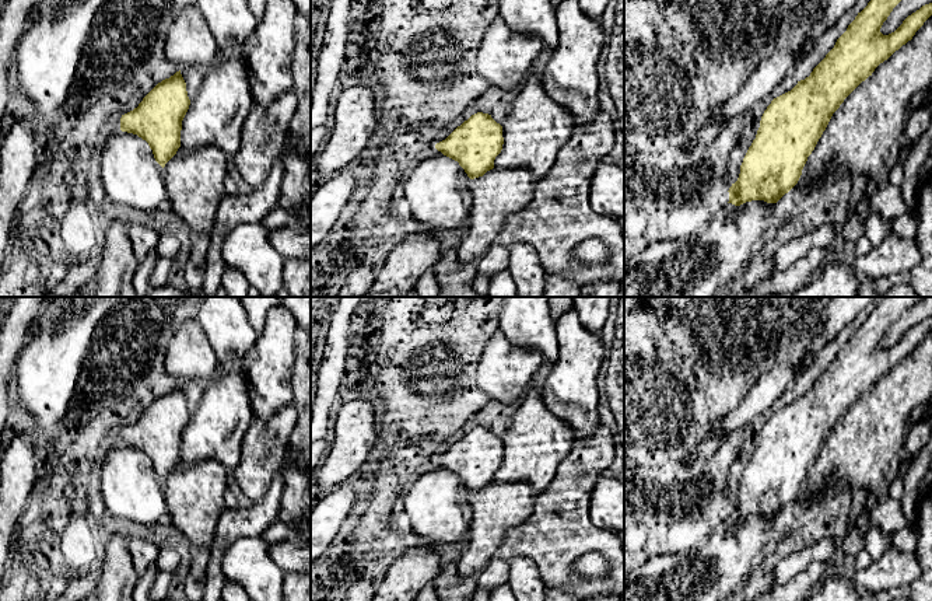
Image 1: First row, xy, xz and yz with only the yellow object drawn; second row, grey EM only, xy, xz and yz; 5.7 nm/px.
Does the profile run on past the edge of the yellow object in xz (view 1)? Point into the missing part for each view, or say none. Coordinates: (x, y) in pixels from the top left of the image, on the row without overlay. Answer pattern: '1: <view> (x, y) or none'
1: xz (500, 506)

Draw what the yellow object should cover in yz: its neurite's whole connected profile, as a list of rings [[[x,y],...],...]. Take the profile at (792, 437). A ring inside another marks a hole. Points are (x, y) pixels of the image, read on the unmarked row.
[[[883,297],[868,319],[858,326],[834,361],[813,382],[809,391],[798,395],[788,406],[774,412],[764,424],[756,453],[740,479],[739,492],[729,502],[729,516],[740,520],[751,514],[777,517],[796,497],[812,497],[816,502],[830,490],[849,486],[855,492],[869,492],[869,506],[856,518],[856,527],[848,527],[842,539],[845,555],[855,556],[863,549],[863,538],[870,527],[877,527],[890,539],[897,531],[910,528],[900,500],[890,493],[893,479],[900,474],[905,440],[914,427],[910,415],[932,396],[932,317],[908,329],[891,347],[883,349],[880,342],[893,322],[924,297]]]

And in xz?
[[[483,426],[472,429],[435,458],[470,492],[472,521],[466,548],[456,562],[460,577],[477,577],[498,553],[507,530],[522,524],[533,510],[537,493],[528,483],[494,481],[502,458],[502,440]]]

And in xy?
[[[176,385],[169,392],[158,396],[133,424],[122,429],[120,444],[137,448],[146,454],[153,464],[155,475],[164,482],[164,497],[168,517],[189,541],[190,569],[183,584],[188,601],[202,601],[206,586],[206,567],[210,558],[214,531],[220,516],[231,503],[232,490],[230,471],[214,460],[197,464],[181,461],[182,434],[189,423],[190,413],[186,396]]]

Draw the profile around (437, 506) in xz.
[[[434,461],[432,471],[414,478],[404,511],[421,542],[466,542],[472,521],[470,492],[458,475]]]

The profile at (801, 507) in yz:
[[[796,497],[788,507],[791,510],[792,517],[795,521],[802,520],[806,517],[814,507],[816,507],[816,500],[812,497]]]

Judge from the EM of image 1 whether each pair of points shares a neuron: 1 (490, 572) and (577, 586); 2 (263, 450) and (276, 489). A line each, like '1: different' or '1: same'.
1: different
2: different

